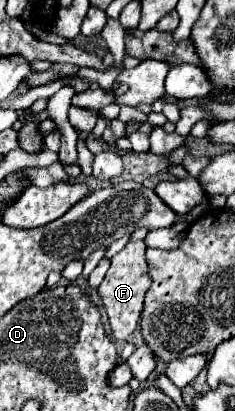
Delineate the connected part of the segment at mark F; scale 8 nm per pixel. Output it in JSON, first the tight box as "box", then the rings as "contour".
{"box":[98,240,152,342],"contour":[[[142,240],[128,242],[126,248],[112,258],[112,264],[106,272],[106,278],[104,278],[102,286],[98,288],[104,310],[106,310],[108,320],[110,320],[112,340],[116,340],[116,342],[128,342],[130,340],[130,336],[136,330],[136,324],[140,320],[140,312],[142,312],[142,306],[144,306],[144,296],[146,296],[150,284],[152,284],[152,278],[148,274],[146,244]]]}

